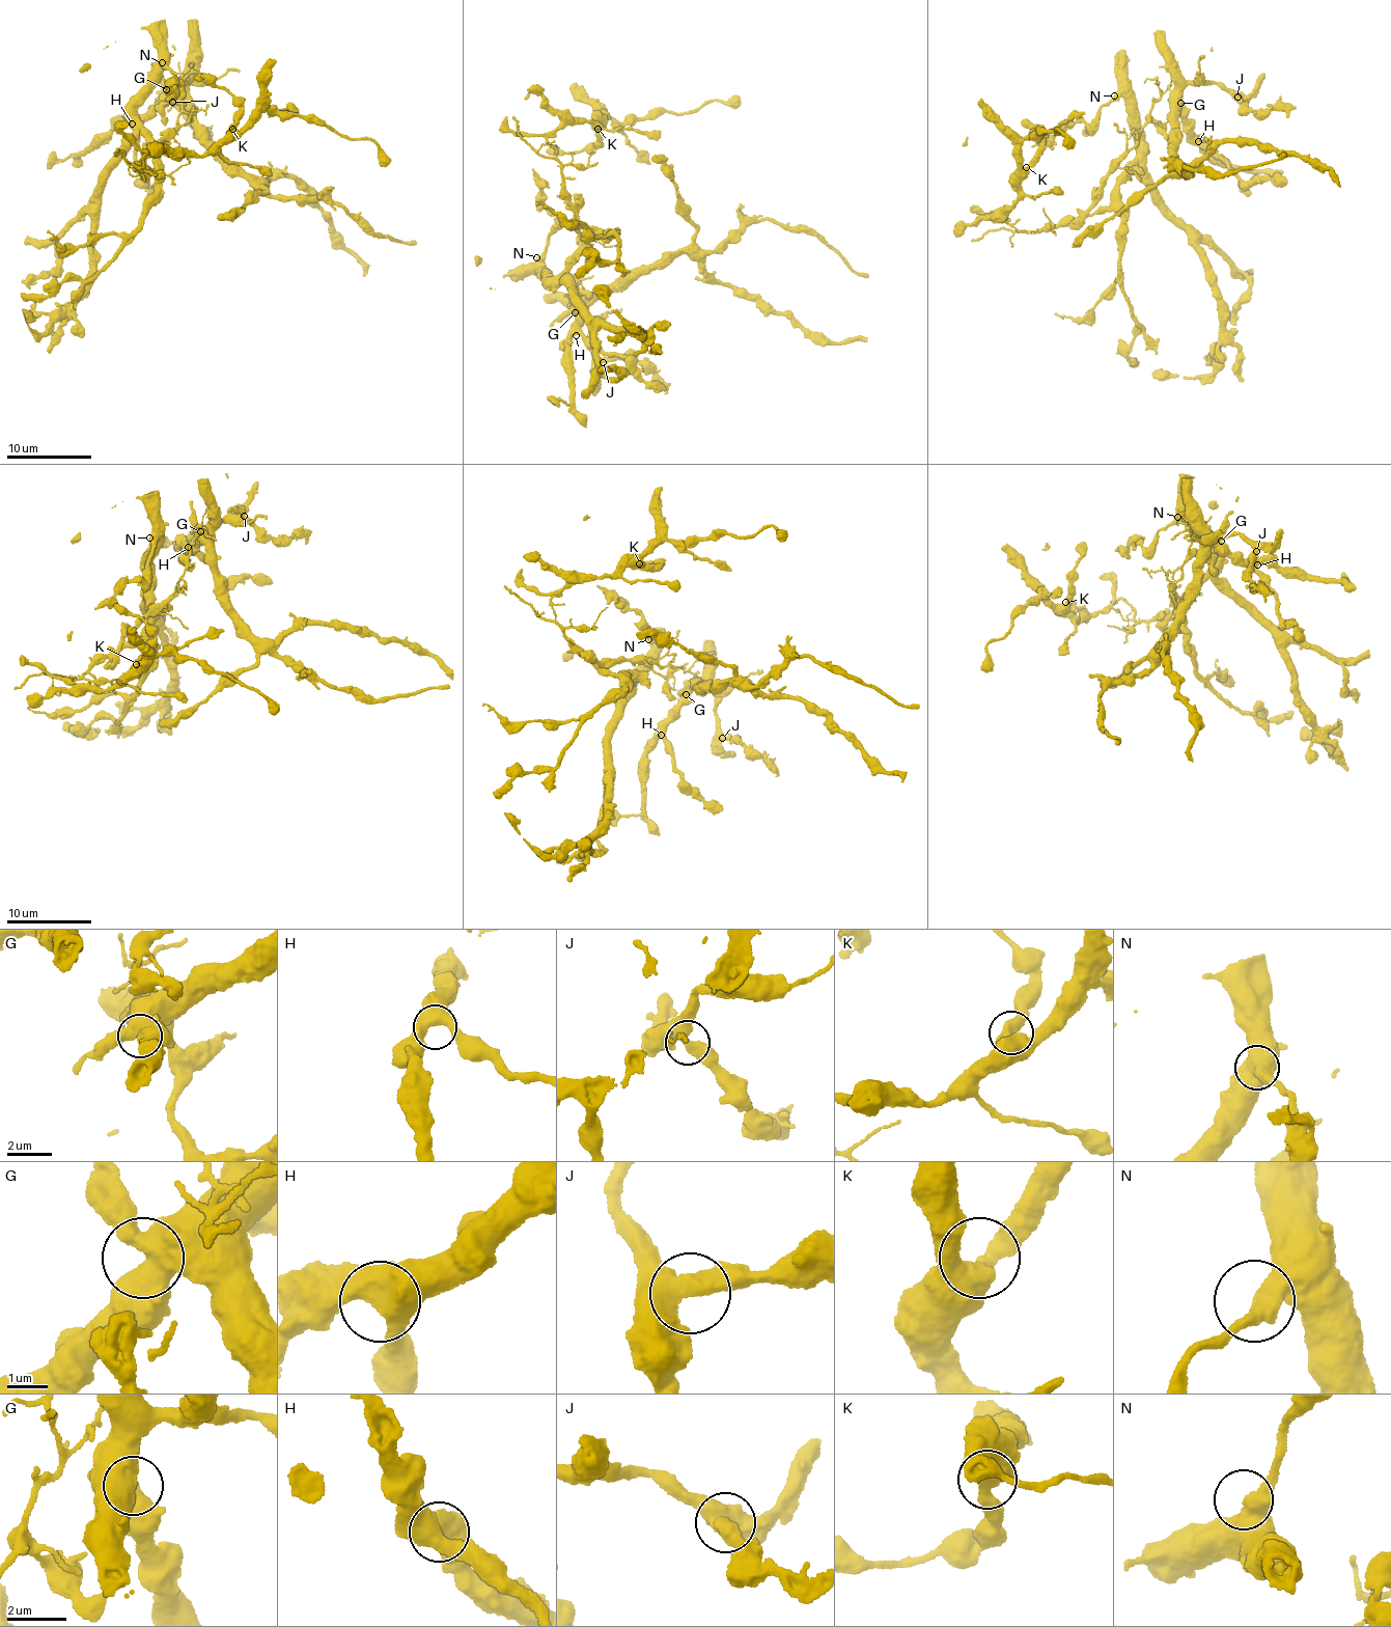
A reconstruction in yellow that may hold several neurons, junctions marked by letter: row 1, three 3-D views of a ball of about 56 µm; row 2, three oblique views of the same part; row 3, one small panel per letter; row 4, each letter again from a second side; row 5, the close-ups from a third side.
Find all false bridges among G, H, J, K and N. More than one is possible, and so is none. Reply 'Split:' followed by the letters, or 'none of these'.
Split: none of these

